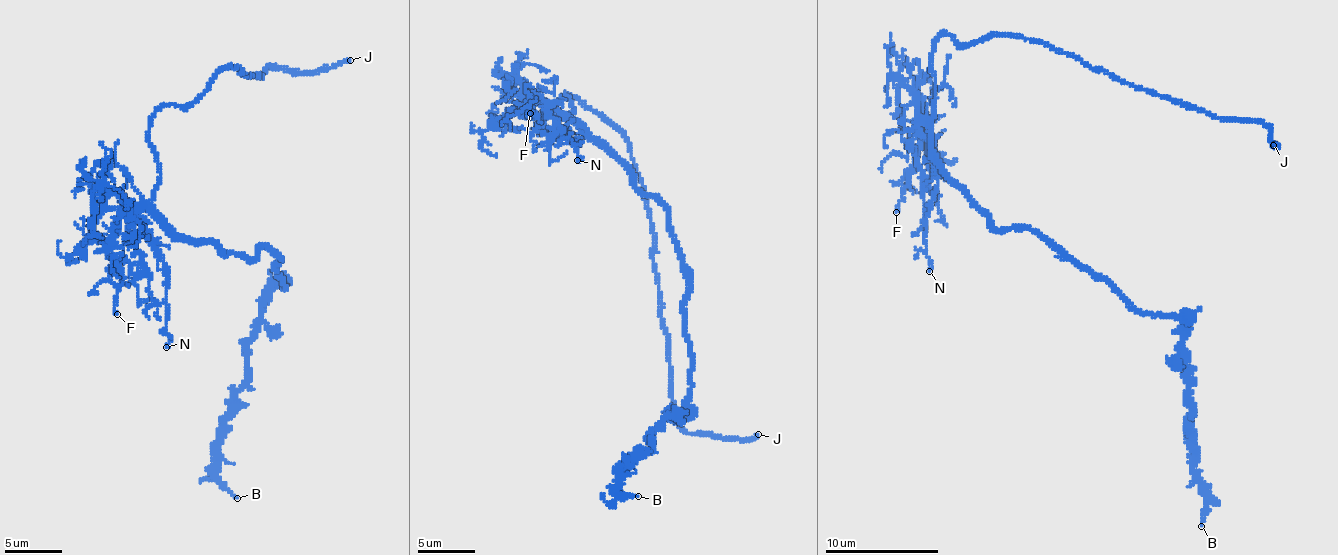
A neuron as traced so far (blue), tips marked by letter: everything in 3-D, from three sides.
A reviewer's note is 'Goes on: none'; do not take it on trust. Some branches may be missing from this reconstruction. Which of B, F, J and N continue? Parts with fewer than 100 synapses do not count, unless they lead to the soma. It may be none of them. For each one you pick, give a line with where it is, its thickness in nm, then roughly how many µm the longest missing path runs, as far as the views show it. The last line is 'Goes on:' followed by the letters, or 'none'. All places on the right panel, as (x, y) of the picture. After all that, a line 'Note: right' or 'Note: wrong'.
J: Place: (1273, 145). Thickness 240 nm. Missing length about 10 µm
Goes on: J
Note: wrong

